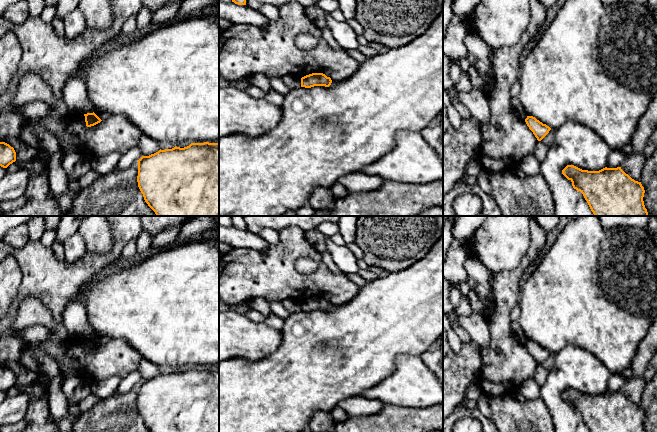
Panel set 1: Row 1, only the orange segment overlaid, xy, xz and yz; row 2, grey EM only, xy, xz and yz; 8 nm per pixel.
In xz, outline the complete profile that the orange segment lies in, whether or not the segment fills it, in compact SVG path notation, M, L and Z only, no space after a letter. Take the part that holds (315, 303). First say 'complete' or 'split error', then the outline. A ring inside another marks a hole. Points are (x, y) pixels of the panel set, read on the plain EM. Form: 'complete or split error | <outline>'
complete | M312 297L301 302L301 311L305 312L311 312L314 310L329 311L331 307L331 302L323 297Z

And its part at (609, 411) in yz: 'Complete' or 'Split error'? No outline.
Complete

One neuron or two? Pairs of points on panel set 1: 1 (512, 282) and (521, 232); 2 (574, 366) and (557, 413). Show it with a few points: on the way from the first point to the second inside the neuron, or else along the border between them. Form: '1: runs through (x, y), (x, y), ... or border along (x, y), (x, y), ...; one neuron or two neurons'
1: border along (528, 247), (515, 267), (495, 273); two neurons
2: runs through (562, 378), (557, 383), (557, 401); one neuron

